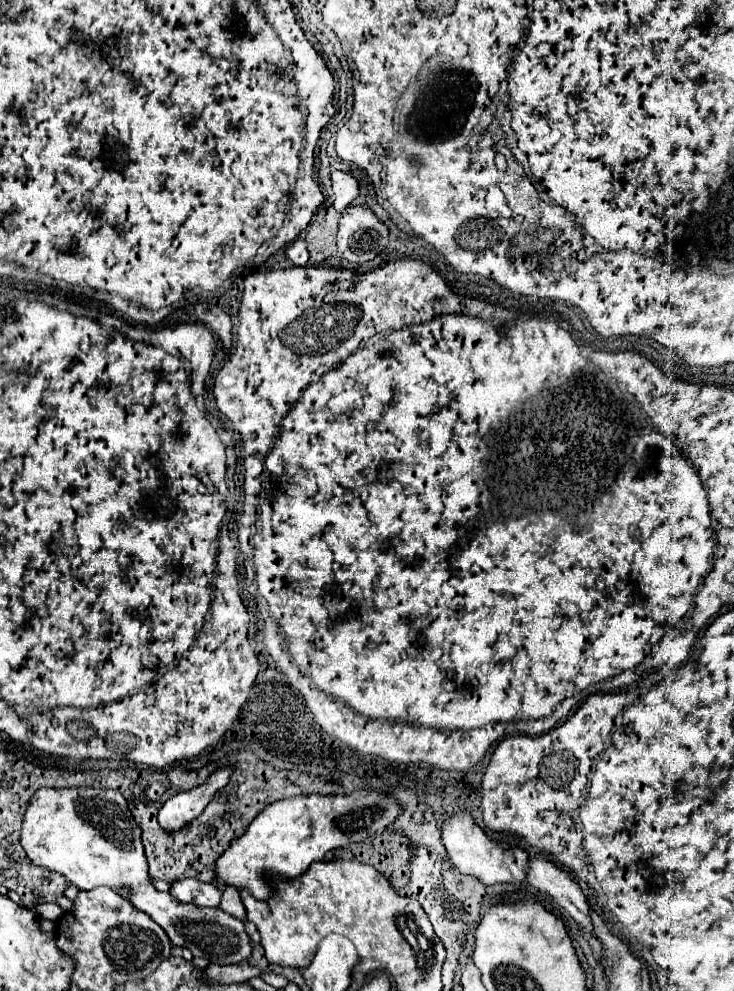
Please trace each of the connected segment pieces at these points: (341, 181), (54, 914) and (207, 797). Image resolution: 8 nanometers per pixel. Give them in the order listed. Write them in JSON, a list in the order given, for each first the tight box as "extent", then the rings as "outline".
[{"extent":[332,172,358,212],"outline":[[[332,172],[332,190],[336,194],[334,200],[334,208],[338,212],[342,212],[344,208],[348,208],[352,204],[352,200],[358,196],[358,182],[354,180],[352,174],[348,172]]]},{"extent":[36,903,65,922],"outline":[[[43,903],[36,907],[36,915],[39,919],[57,922],[65,911],[56,903]]]},{"extent":[158,766,232,832],"outline":[[[228,766],[218,768],[208,776],[204,784],[172,796],[158,814],[160,826],[172,832],[172,830],[180,830],[188,822],[198,818],[202,810],[208,806],[208,802],[216,796],[216,792],[220,792],[228,784],[230,776],[232,776],[232,768]]]}]

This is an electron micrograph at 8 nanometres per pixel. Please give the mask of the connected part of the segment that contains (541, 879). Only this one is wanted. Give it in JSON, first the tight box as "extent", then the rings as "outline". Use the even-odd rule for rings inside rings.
{"extent":[526,856,592,934],"outline":[[[532,856],[528,862],[528,876],[526,882],[534,888],[552,896],[582,928],[592,934],[592,924],[588,916],[588,902],[580,886],[552,860],[542,856]]]}

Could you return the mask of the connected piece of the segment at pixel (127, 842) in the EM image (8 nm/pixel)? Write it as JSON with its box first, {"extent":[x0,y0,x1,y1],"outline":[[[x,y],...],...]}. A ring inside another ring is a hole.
{"extent":[20,788,252,964],"outline":[[[40,788],[26,806],[22,820],[20,844],[34,866],[62,874],[72,886],[80,890],[92,890],[98,886],[108,886],[126,898],[134,908],[148,914],[162,930],[168,934],[174,946],[186,946],[196,958],[208,958],[216,964],[238,964],[246,960],[252,952],[250,936],[244,932],[244,924],[222,912],[220,908],[202,908],[196,904],[184,904],[170,896],[170,892],[158,892],[148,876],[148,860],[144,854],[140,826],[136,824],[126,798],[118,790],[110,788]]]}

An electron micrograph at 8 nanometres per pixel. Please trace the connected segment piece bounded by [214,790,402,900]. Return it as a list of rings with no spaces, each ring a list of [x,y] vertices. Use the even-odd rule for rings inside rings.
[[[356,790],[350,794],[306,794],[276,800],[266,806],[244,836],[232,840],[230,848],[216,862],[216,882],[248,888],[254,898],[268,900],[272,886],[266,874],[296,878],[308,870],[314,860],[324,860],[326,852],[348,844],[364,842],[366,838],[384,832],[400,816],[402,804],[394,796],[376,790]]]

